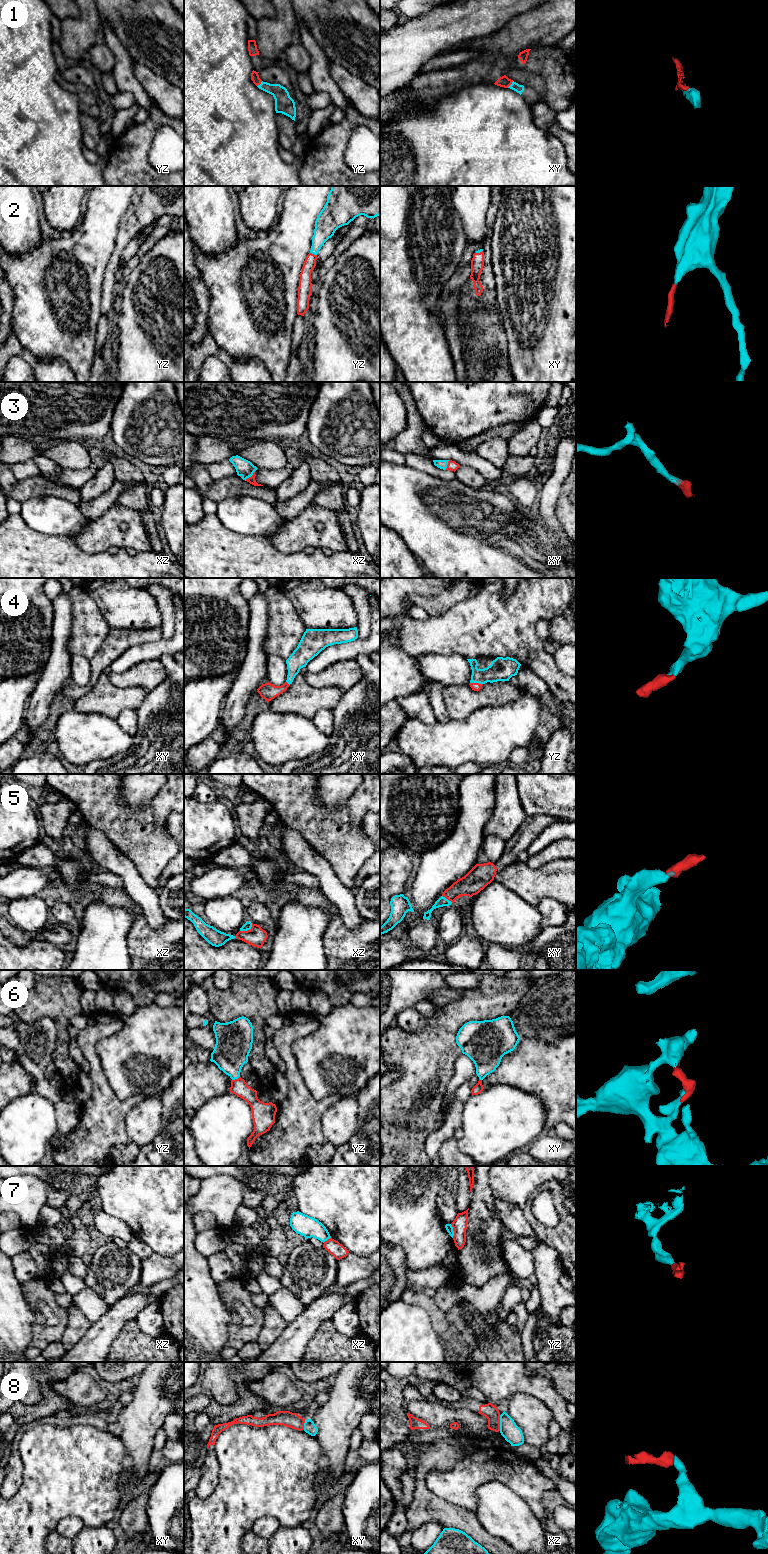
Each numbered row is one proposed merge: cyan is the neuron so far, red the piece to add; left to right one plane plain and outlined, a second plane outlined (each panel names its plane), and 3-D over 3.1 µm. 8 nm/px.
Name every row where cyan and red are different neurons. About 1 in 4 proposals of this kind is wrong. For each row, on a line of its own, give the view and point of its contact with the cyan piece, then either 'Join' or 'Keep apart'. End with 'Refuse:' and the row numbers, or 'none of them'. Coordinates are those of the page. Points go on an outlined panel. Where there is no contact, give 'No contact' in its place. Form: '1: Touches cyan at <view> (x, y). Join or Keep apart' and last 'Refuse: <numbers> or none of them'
1: Touches cyan at xy (511, 84). Join
2: Touches cyan at yz (313, 253). Join
3: Touches cyan at xz (250, 476). Join
4: Touches cyan at yz (476, 682). Join
5: Touches cyan at xz (247, 929). Join
6: Touches cyan at yz (235, 1078). Join
7: Touches cyan at yz (453, 1231). Keep apart
8: Touches cyan at xz (500, 1423). Keep apart
Refuse: 7, 8

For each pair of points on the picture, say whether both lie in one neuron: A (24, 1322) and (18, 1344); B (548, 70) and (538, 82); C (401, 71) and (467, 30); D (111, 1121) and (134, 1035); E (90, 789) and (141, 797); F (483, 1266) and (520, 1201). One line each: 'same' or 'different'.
A: same
B: different
C: same
D: different
E: different
F: different

